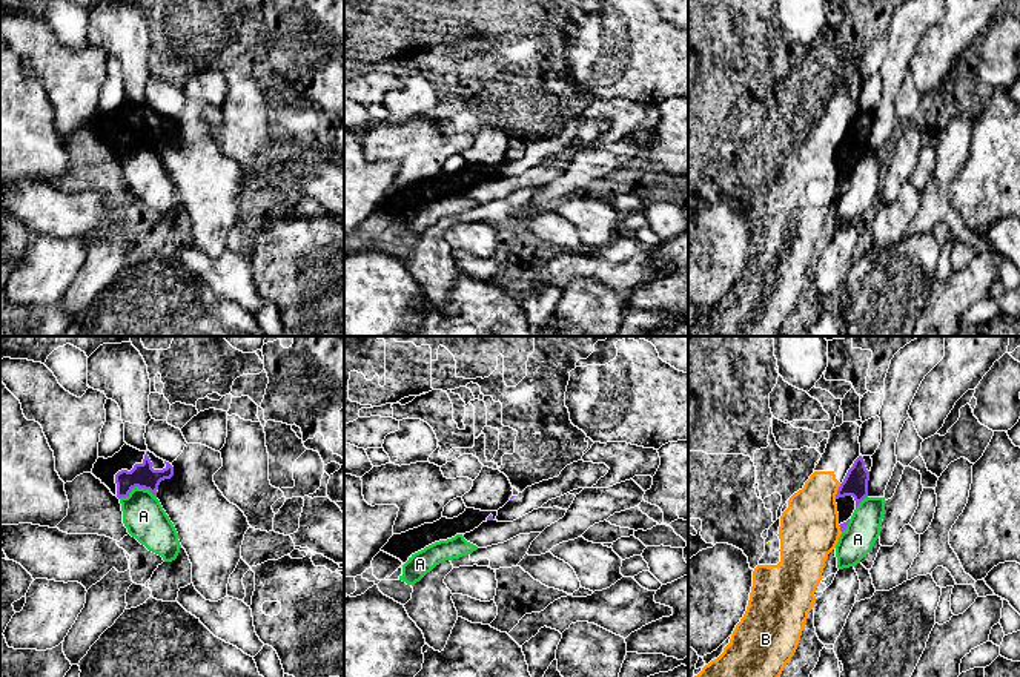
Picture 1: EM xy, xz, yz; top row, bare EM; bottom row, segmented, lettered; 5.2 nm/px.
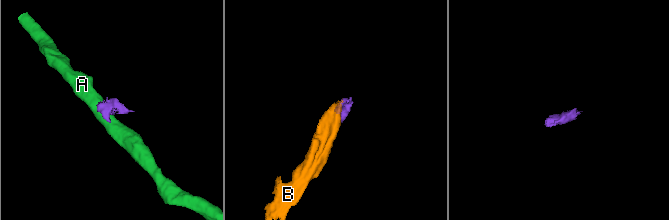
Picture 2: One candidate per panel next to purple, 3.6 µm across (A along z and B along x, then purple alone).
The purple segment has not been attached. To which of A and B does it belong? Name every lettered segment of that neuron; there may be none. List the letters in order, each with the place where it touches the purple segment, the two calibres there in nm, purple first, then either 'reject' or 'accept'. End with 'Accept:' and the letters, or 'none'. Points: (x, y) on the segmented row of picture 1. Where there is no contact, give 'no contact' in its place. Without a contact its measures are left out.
A: xy (137, 485) | 130/220 nm | reject
B: yz (837, 492) | 130/300 nm | reject
Accept: none

